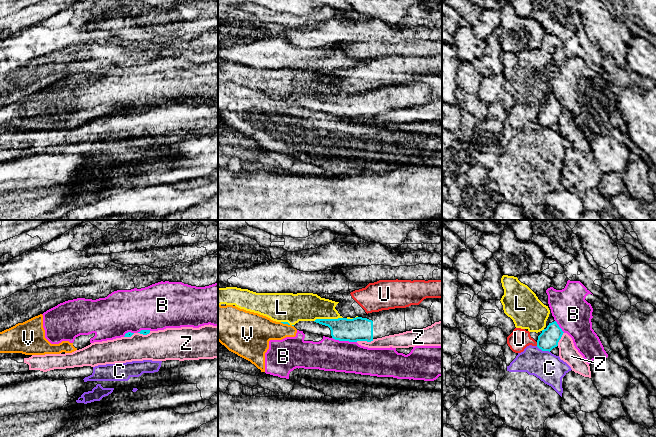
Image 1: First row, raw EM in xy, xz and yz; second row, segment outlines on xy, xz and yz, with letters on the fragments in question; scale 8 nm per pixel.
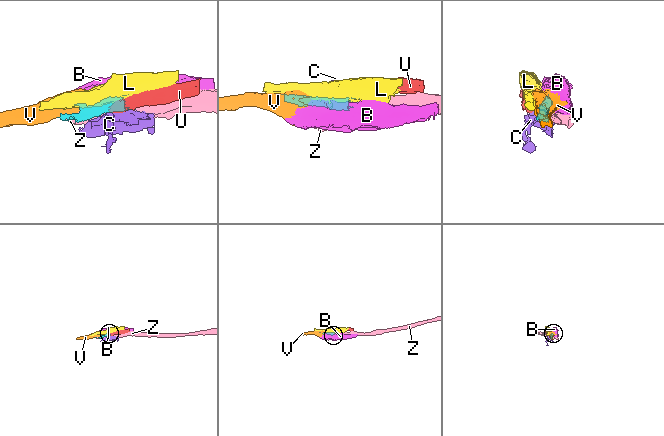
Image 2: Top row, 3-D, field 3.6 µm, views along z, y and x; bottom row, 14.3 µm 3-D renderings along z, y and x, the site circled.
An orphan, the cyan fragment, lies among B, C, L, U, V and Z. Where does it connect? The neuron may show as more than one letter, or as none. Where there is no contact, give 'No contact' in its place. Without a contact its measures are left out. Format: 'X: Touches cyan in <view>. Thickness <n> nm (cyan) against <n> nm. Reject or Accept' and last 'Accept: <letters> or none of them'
B: Touches cyan in xz. Thickness 190 nm (cyan) against 260 nm. Reject
C: Touches cyan in yz. Thickness 160 nm (cyan) against 240 nm. Reject
L: Touches cyan in xz. Thickness 190 nm (cyan) against 220 nm. Reject
U: Touches cyan in yz. Thickness 160 nm (cyan) against 170 nm. Reject
V: Touches cyan in xz. Thickness 20 nm (cyan) against 280 nm. Reject
Z: Touches cyan in xz. Thickness 190 nm (cyan) against 110 nm. Reject
Accept: none of them

